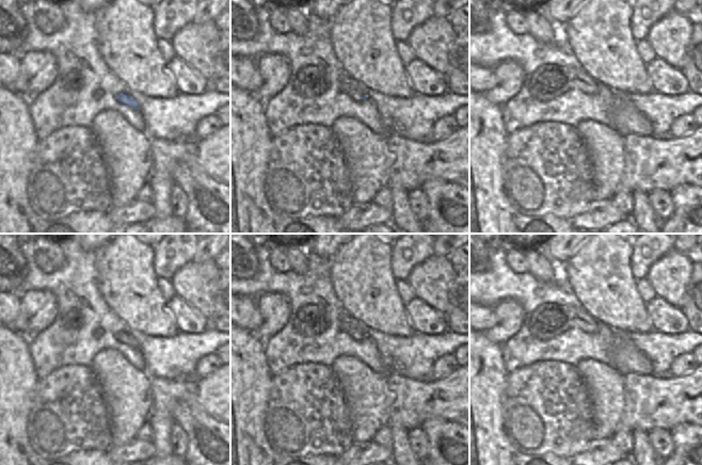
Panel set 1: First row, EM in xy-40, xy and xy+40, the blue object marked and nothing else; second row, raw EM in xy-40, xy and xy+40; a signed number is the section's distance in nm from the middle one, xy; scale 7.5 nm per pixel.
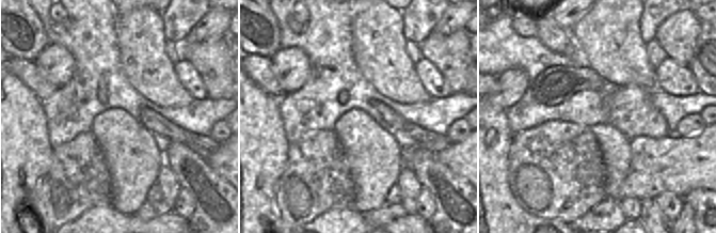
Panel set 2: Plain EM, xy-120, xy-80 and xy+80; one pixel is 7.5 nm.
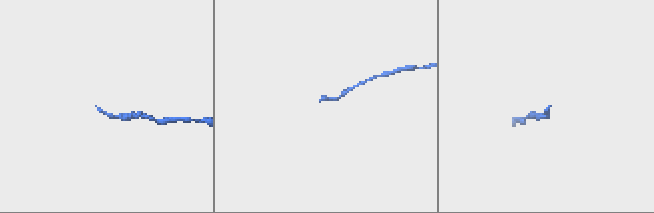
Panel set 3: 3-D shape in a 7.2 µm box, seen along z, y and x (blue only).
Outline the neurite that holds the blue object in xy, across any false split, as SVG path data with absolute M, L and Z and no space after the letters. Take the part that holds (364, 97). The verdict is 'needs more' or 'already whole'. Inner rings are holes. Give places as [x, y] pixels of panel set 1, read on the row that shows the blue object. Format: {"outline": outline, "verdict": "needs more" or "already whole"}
{"outline": "M347 73L340 77L340 90L346 93L354 101L362 101L368 98L357 90L357 81L354 80Z", "verdict": "needs more"}

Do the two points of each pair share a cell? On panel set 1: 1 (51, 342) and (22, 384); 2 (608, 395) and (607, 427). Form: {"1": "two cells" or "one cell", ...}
{"1": "two cells", "2": "one cell"}

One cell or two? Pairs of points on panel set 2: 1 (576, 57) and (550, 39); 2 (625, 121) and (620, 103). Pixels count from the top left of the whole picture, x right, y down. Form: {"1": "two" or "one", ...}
{"1": "one", "2": "one"}

